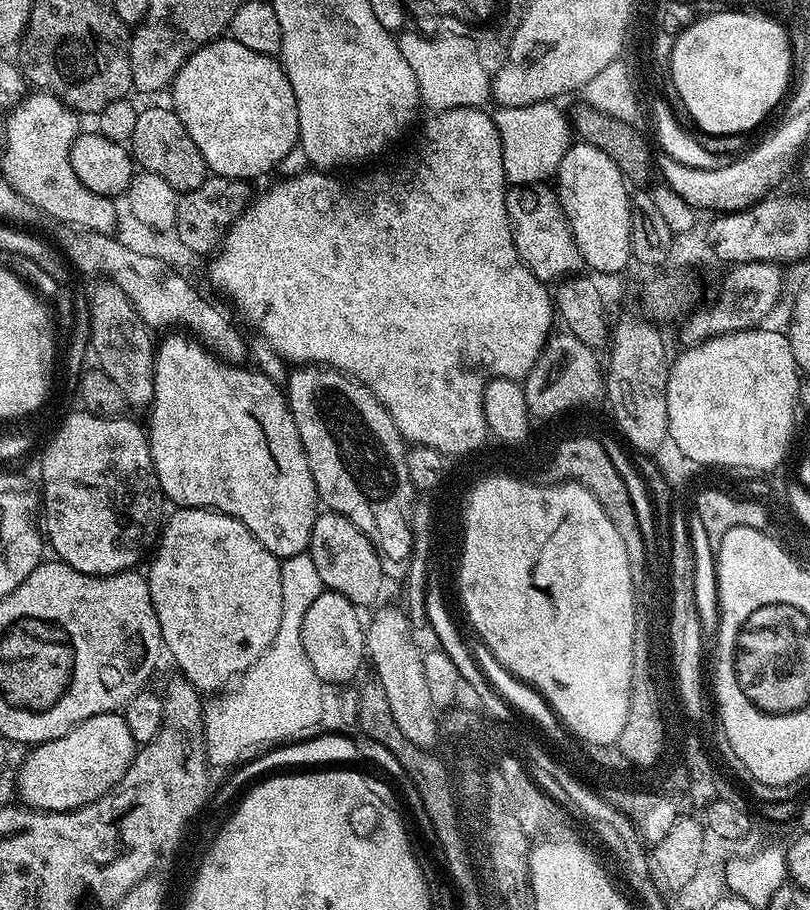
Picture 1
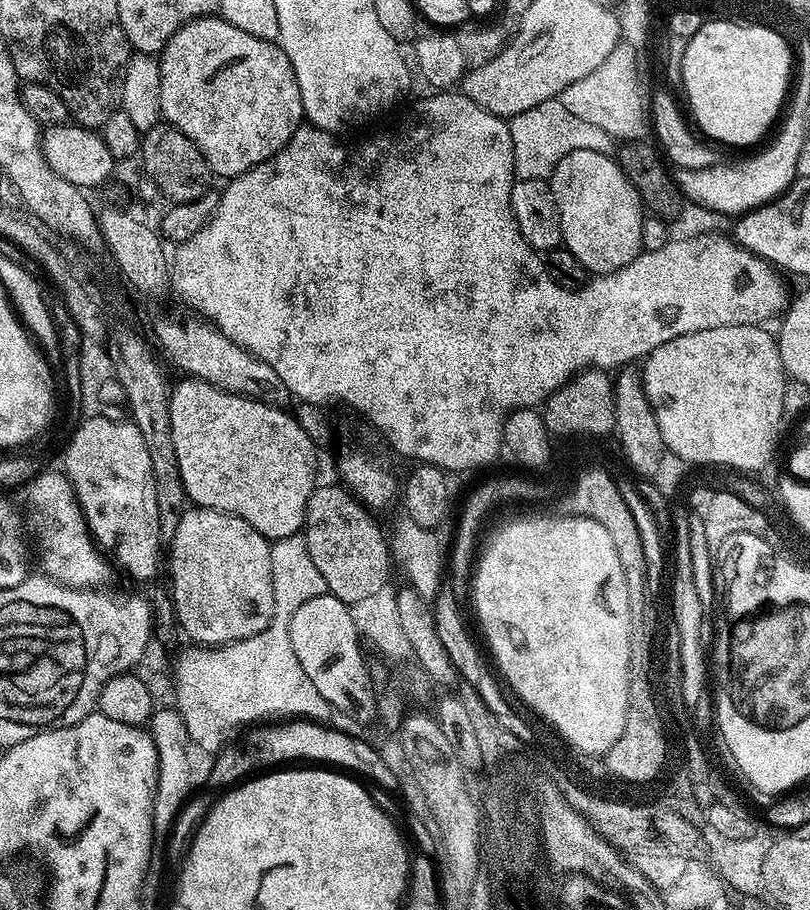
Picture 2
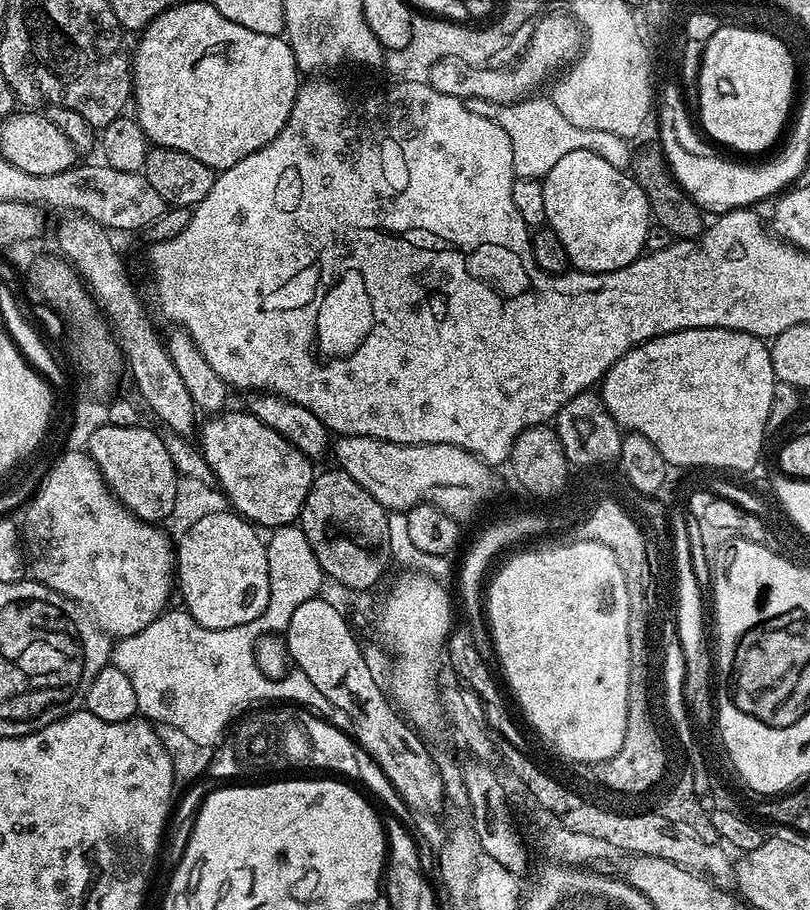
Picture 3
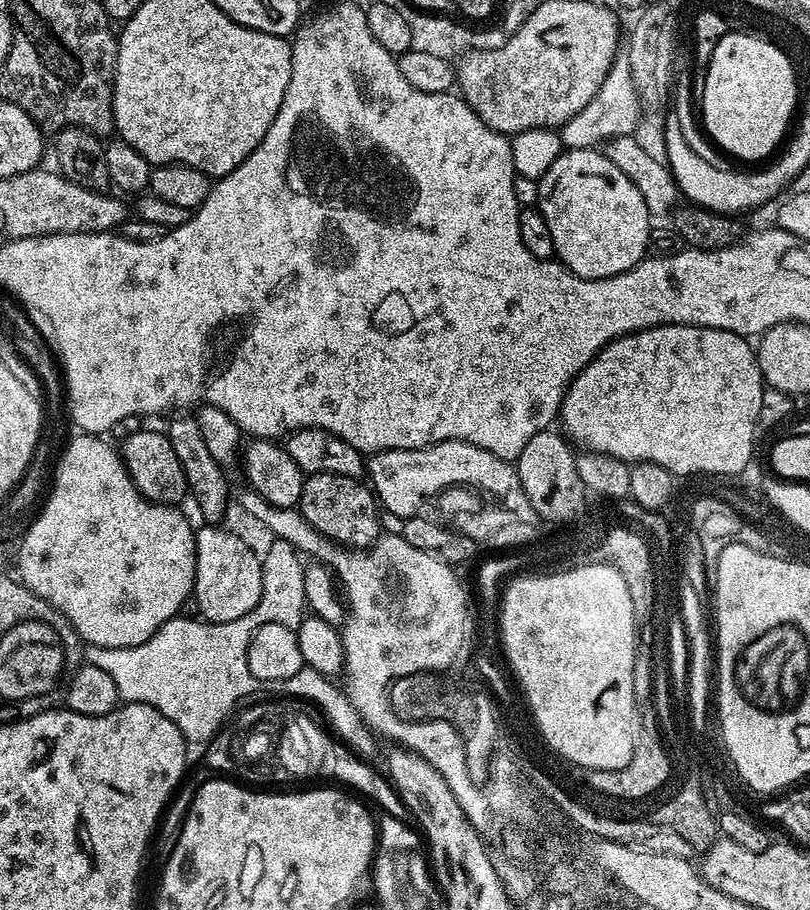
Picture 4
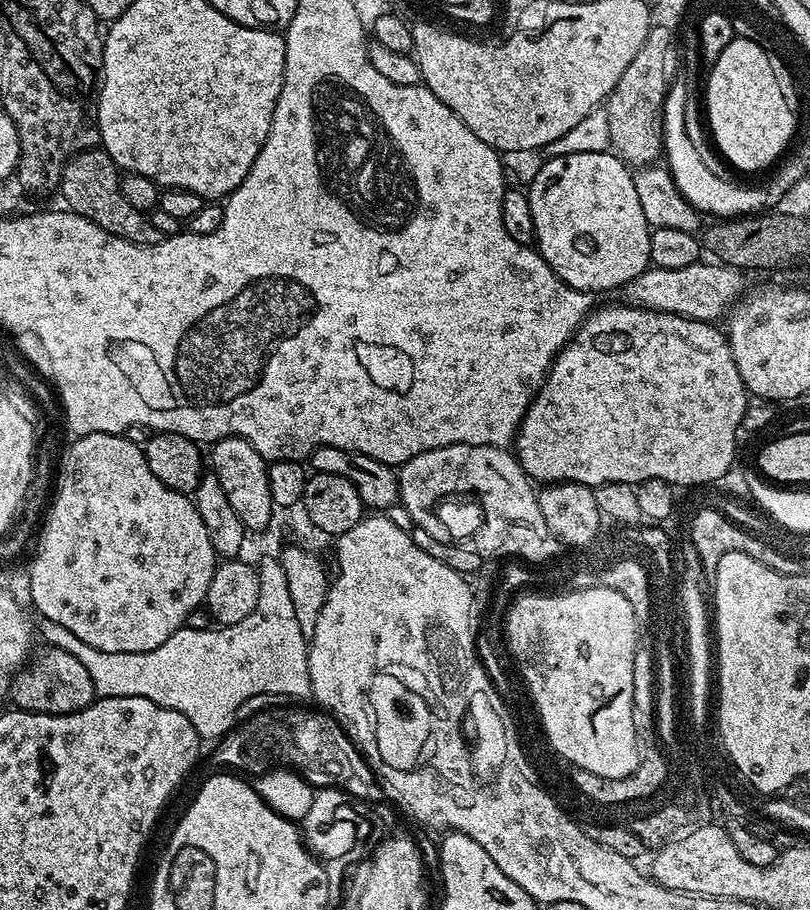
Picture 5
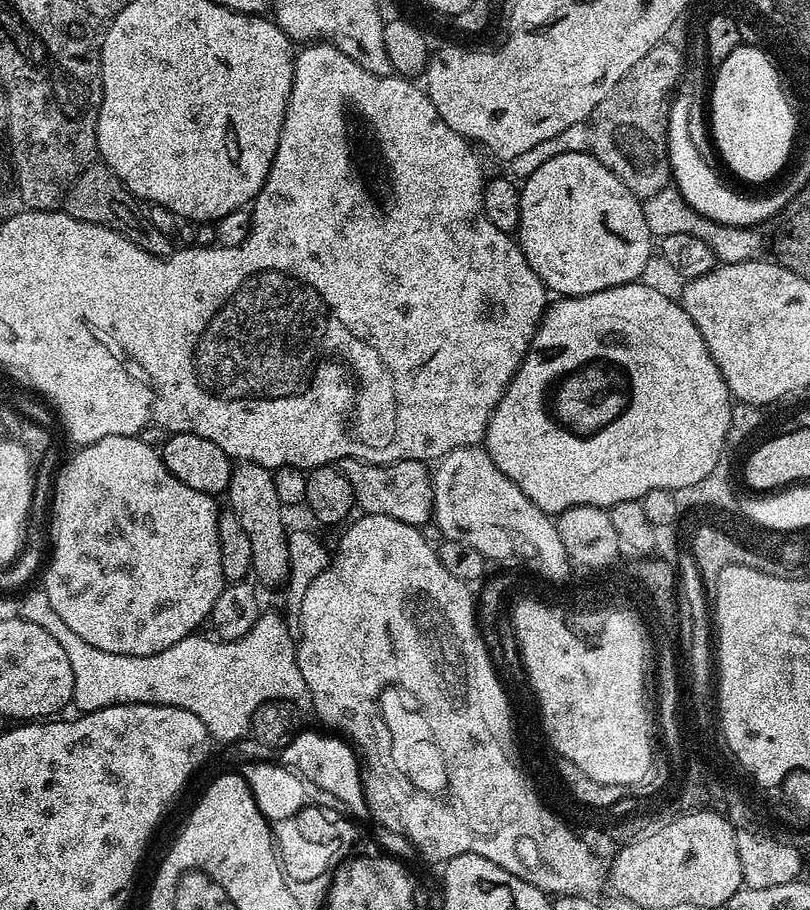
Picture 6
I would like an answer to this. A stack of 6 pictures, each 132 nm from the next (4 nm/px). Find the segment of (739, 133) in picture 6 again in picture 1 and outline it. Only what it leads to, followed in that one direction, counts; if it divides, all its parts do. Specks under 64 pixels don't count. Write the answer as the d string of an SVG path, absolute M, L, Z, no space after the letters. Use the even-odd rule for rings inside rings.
M724 12L714 13L712 16L701 16L699 19L690 25L679 38L674 42L674 50L672 51L672 64L671 64L671 77L672 86L675 95L680 95L680 100L684 103L686 111L692 115L692 120L704 132L709 132L712 136L732 136L735 132L748 132L751 128L756 128L768 115L772 112L772 107L776 103L785 99L788 88L788 75L793 75L794 60L792 64L792 48L785 27L782 23L777 22L775 19L769 18L764 14L757 14L754 12Z

